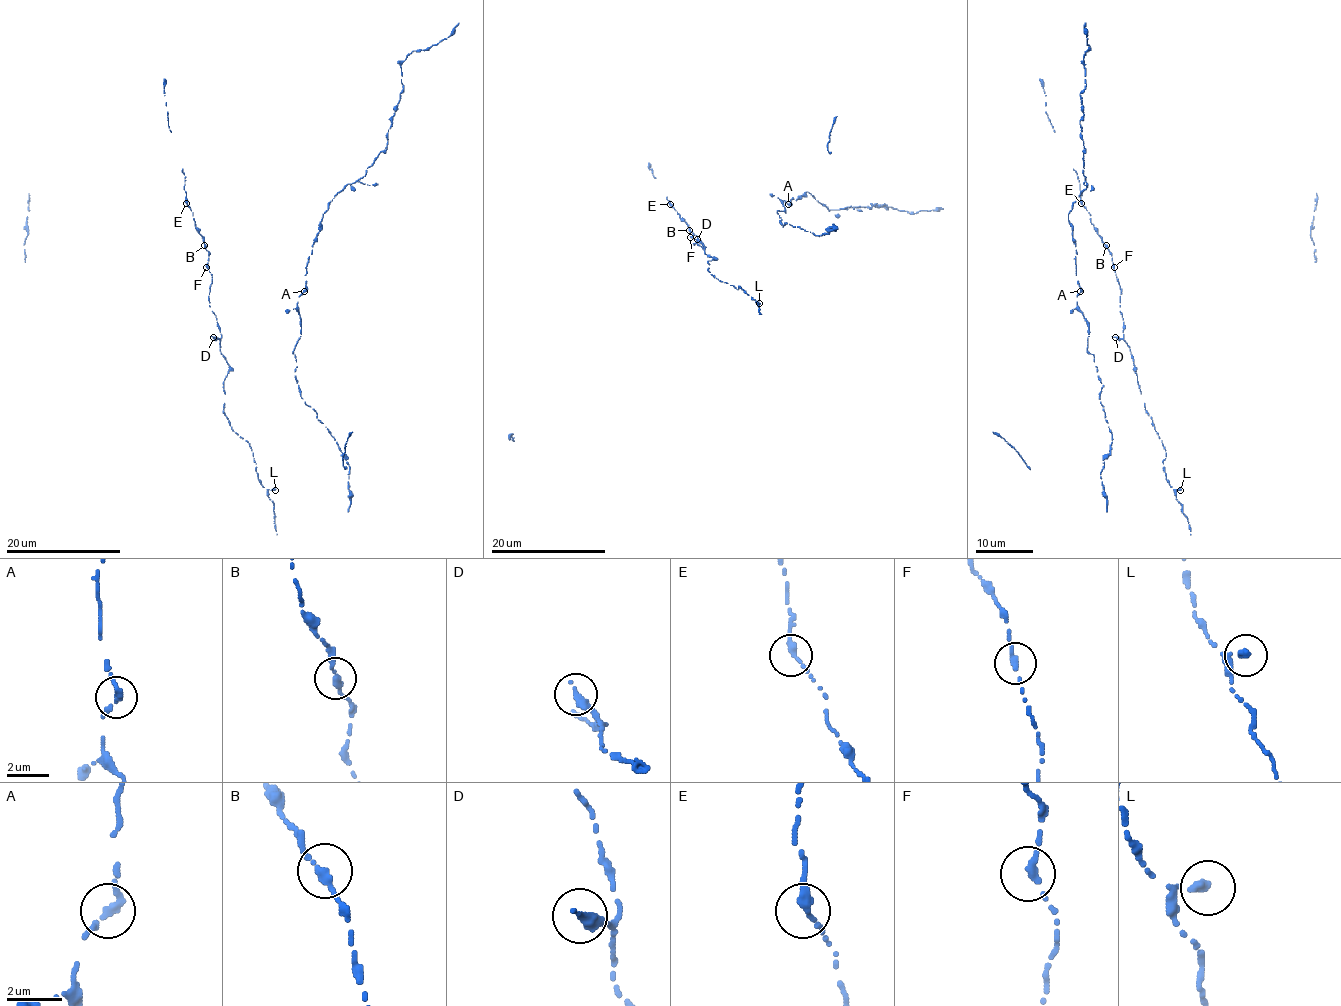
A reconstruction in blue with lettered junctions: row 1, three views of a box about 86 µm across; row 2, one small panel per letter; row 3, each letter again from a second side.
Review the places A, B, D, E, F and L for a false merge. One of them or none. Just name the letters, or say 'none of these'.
none of these

